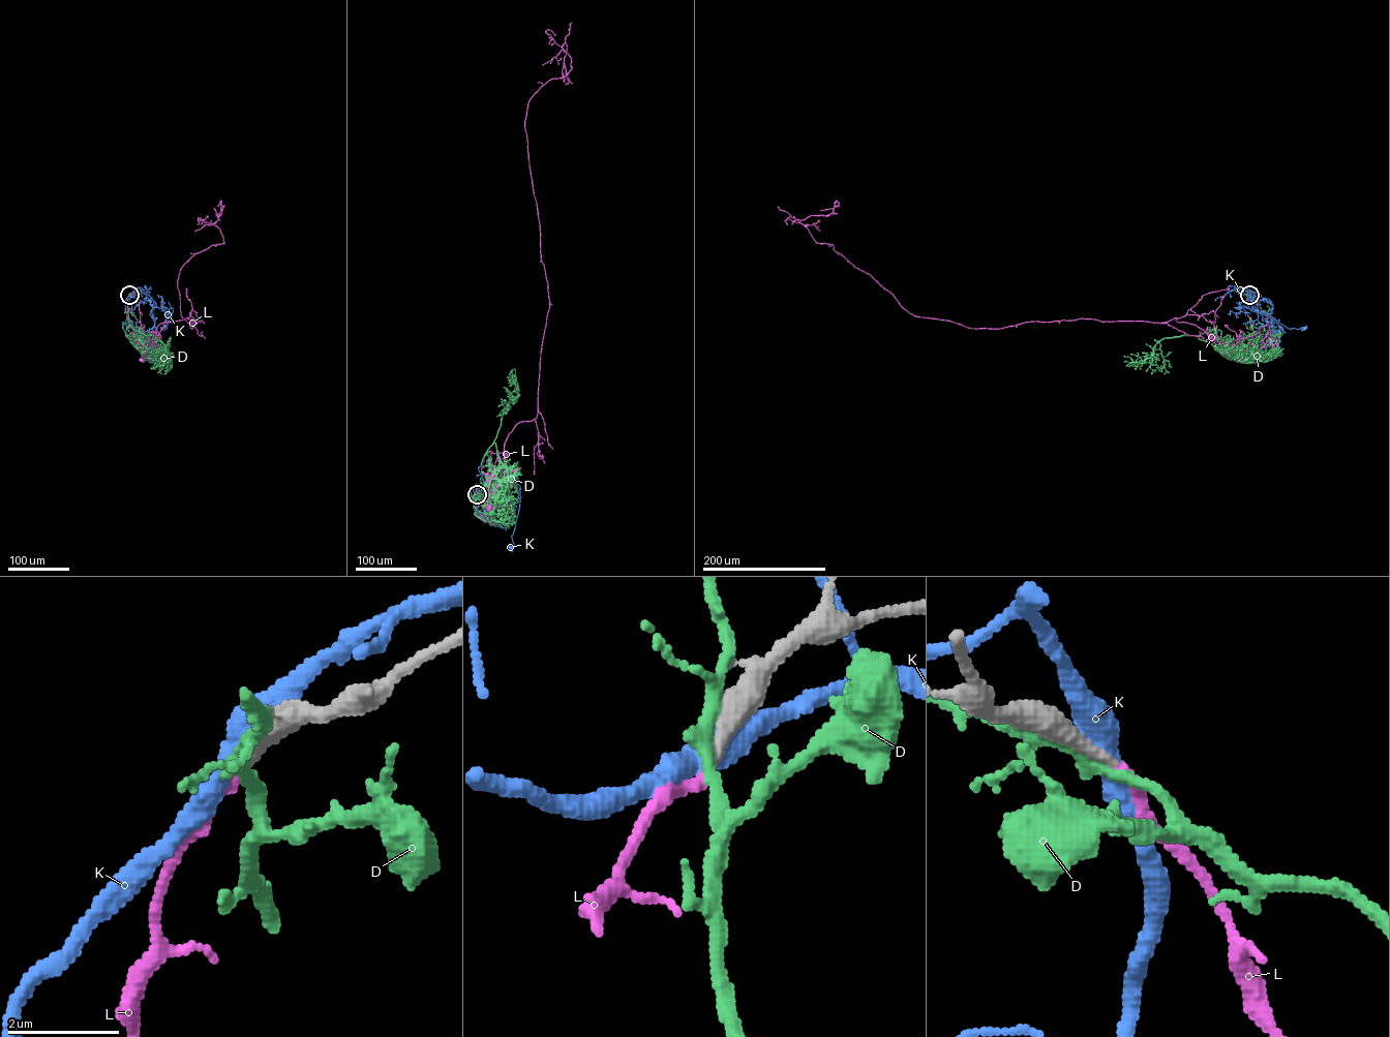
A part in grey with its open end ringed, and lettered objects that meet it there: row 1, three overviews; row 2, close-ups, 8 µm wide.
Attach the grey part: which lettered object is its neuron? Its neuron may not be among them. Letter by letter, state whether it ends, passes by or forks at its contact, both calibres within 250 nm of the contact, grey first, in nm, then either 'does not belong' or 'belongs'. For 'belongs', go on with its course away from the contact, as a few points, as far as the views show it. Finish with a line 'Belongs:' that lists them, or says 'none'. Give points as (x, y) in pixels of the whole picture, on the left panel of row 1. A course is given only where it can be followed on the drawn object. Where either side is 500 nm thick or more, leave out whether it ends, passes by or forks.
D: it forks there; 480 nm thick on the grey side, 200 nm on the other; does not belong
K: 480 nm thick on the grey side, 500 nm on the other; does not belong
L: it ends there; 260 nm thick on the grey side, 170 nm on the other; belongs; it runs (129, 295), (127, 313), (139, 349), (154, 349), (156, 335), (151, 334), (142, 360)
Belongs: L

